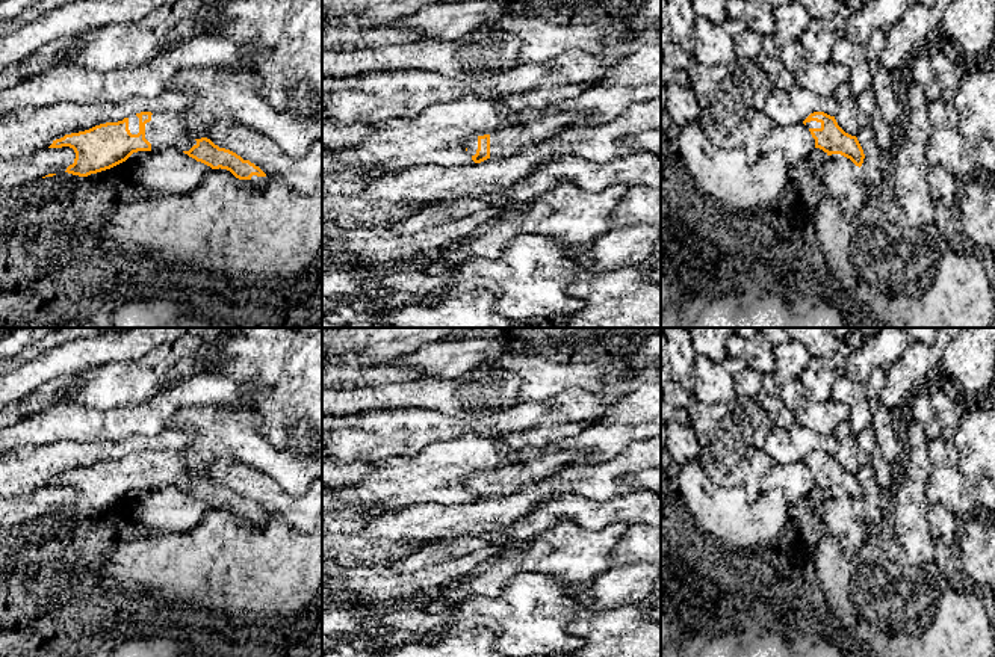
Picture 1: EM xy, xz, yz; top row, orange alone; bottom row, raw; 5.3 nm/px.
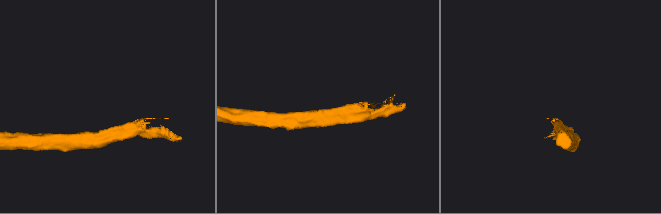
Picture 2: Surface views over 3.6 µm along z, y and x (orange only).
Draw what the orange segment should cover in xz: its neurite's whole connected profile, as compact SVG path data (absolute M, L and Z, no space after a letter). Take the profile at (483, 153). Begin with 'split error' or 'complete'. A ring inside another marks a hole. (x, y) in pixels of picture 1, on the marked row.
split error; M558 112L525 125L470 139L466 147L475 163L487 159L508 159L526 147L552 139L563 130L578 127L581 115Z

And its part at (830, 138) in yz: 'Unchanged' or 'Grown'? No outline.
Grown

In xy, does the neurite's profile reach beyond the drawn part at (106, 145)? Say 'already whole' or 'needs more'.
needs more

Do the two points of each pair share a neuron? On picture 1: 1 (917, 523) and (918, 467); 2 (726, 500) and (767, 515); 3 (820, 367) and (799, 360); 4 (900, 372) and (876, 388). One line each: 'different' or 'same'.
1: same
2: same
3: different
4: different

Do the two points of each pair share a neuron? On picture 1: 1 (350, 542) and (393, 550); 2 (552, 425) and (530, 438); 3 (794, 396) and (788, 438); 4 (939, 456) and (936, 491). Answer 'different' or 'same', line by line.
1: same
2: same
3: different
4: same

